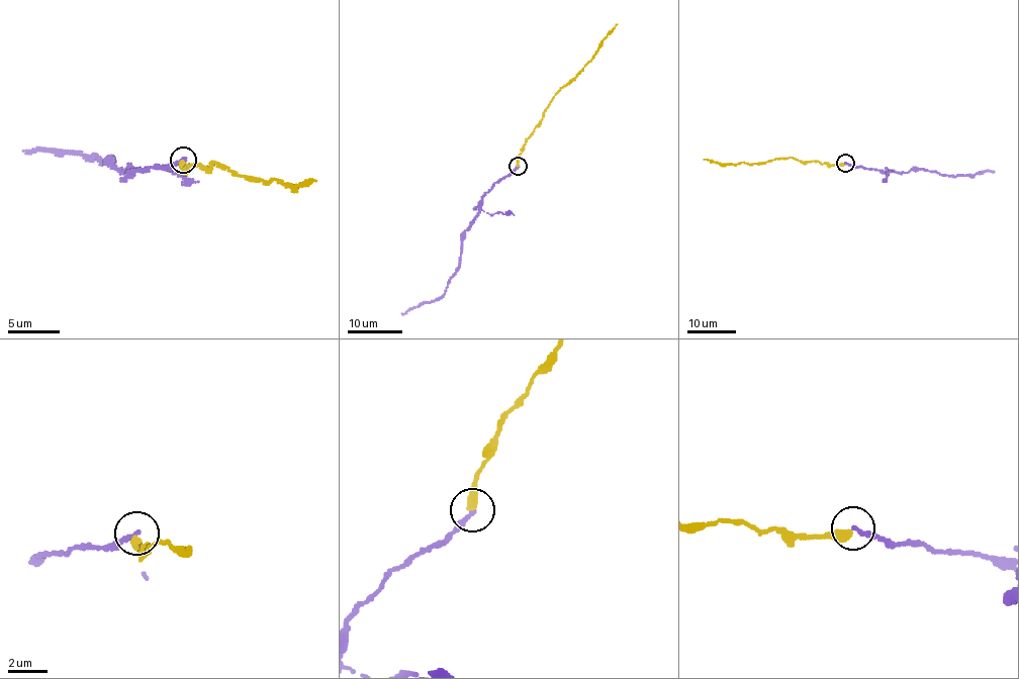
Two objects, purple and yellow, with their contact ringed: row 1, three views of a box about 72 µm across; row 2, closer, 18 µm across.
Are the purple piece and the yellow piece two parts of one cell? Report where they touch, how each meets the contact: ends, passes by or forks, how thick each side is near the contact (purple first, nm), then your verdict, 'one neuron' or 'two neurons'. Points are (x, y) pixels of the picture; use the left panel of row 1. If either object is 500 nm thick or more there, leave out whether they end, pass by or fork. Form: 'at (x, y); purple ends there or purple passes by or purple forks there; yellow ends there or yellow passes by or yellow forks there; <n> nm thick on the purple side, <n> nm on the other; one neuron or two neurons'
at (183, 160); purple ends there; yellow ends there; 280 nm thick on the purple side, 420 nm on the other; one neuron

